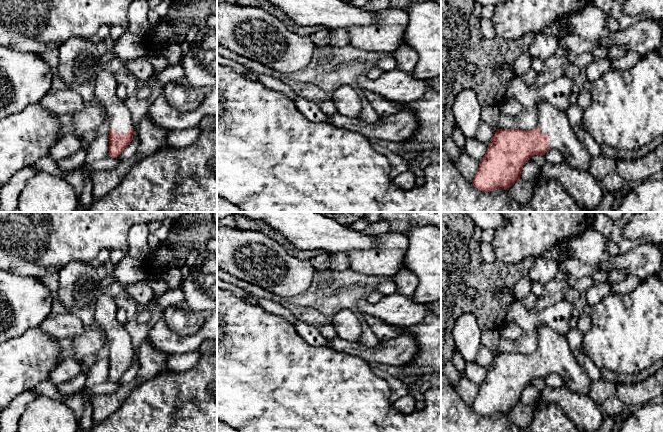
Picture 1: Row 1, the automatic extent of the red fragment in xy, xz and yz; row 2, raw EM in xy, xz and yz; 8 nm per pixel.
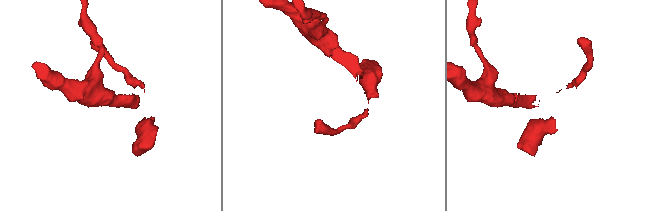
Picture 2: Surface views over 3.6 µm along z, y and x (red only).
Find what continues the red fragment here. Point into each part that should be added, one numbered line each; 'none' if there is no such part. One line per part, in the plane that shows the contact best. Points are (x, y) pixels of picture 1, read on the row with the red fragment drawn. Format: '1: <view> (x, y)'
1: yz (562, 138)

